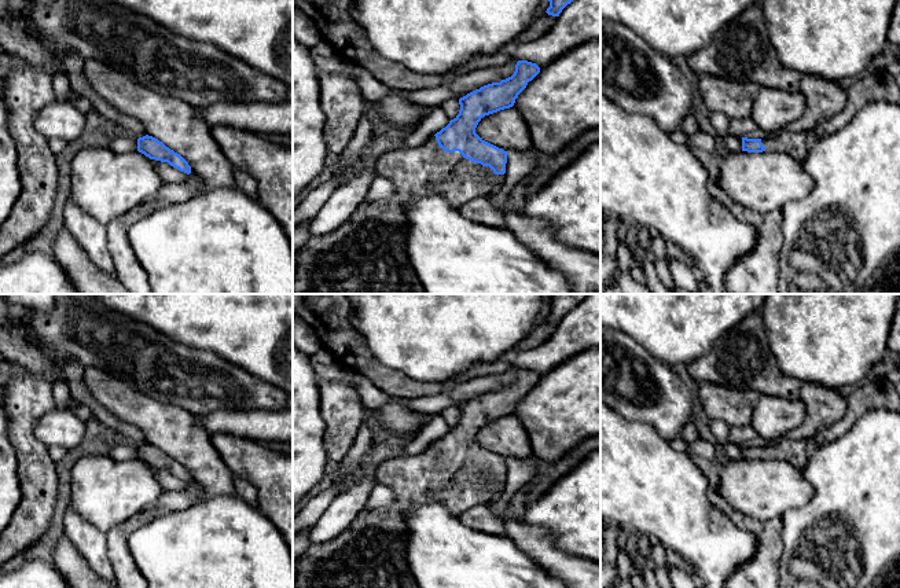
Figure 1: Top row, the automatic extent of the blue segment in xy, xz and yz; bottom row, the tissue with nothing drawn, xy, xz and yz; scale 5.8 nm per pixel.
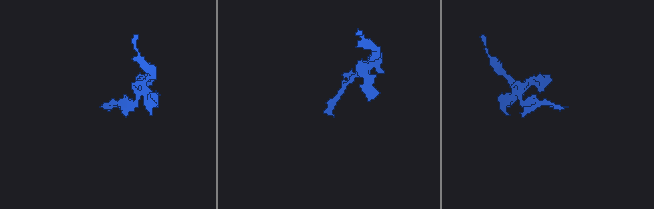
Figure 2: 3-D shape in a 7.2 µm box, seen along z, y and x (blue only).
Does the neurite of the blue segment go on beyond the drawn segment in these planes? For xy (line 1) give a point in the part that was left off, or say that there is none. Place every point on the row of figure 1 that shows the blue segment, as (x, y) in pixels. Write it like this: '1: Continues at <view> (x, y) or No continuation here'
1: No continuation here

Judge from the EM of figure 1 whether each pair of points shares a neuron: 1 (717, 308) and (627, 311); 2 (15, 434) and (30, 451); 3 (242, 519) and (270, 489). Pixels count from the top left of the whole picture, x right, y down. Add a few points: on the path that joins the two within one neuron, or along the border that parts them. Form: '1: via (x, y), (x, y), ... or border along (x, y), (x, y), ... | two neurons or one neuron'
1: via (695, 308), (649, 308) | one neuron
2: via (19, 438), (28, 447) | one neuron
3: border along (254, 506), (278, 528) | two neurons

